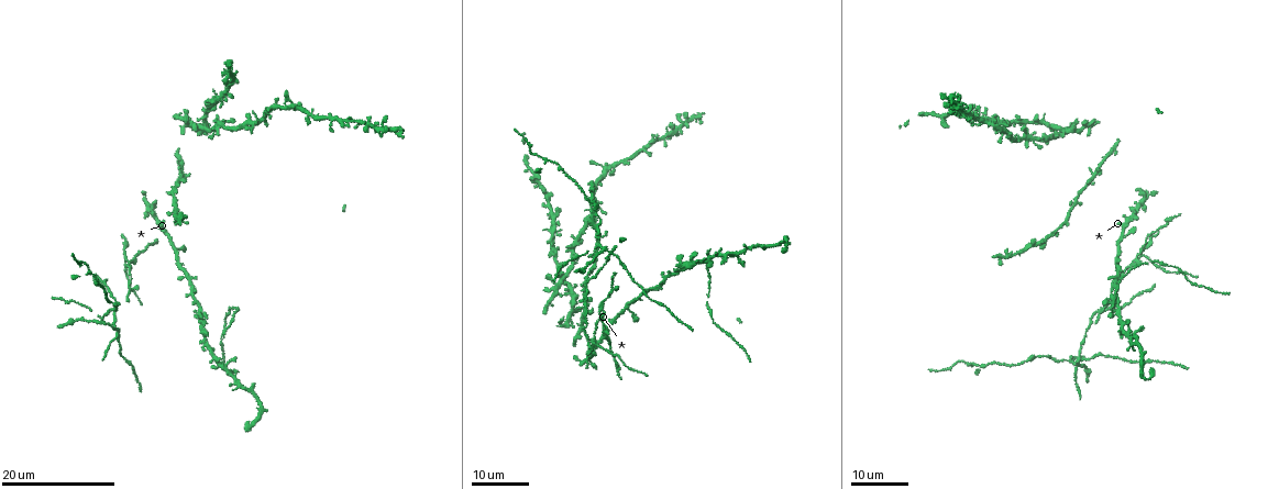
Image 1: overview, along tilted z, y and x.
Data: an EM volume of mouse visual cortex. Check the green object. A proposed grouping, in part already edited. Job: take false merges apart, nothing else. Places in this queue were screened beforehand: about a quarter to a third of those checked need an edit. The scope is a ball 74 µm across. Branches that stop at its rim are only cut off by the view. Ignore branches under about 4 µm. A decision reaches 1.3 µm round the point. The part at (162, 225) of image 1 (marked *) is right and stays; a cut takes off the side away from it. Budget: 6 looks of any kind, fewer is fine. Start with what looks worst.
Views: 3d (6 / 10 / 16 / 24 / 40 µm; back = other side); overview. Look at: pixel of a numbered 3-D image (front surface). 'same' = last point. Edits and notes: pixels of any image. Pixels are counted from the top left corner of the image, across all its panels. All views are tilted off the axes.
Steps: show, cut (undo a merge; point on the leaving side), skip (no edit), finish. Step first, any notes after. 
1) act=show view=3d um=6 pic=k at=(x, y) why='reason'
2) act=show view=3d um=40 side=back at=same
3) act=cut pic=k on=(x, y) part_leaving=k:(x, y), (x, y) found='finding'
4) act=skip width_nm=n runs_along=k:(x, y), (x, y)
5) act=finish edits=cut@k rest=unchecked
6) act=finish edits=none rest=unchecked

act=show view=3d um=16 pic=1 at=(610, 325) why='four or more arms meet'

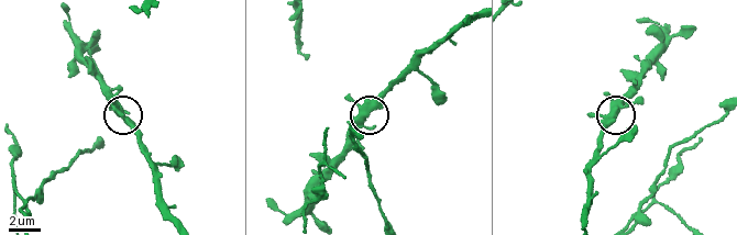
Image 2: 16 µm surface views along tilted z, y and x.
act=show view=3d um=10 pic=2 at=(612, 115)

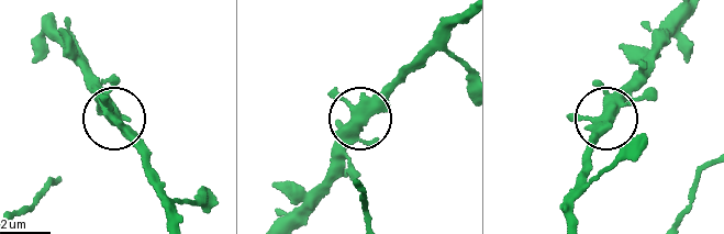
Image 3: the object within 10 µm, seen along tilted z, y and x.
act=skip width_nm=390 runs_along=3:(566, 118), (605, 115), (646, 81) found='all the same neuron'

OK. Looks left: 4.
act=show view=3d um=24 pic=1 at=(1077, 364) why='three-way junction'

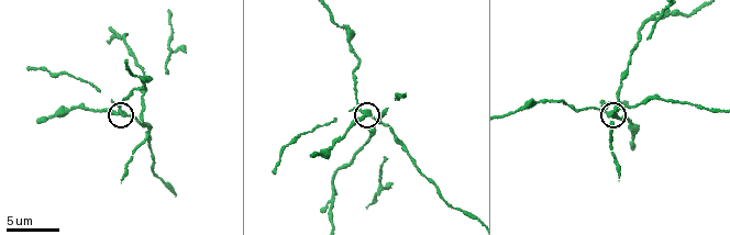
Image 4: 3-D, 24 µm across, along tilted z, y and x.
act=show view=3d um=6 pic=4 at=(121, 114) why='closer look'

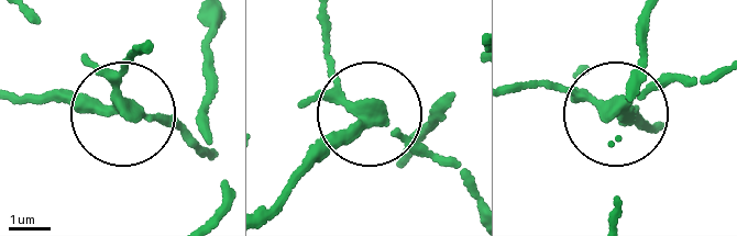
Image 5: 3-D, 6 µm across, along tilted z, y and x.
act=cut pic=5 on=(57, 92) arms=3 part_leaving=5:(363, 126), (265, 213) found='two neurons meet here'

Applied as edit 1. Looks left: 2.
act=finish edits=cut@5 rest=unchecked

